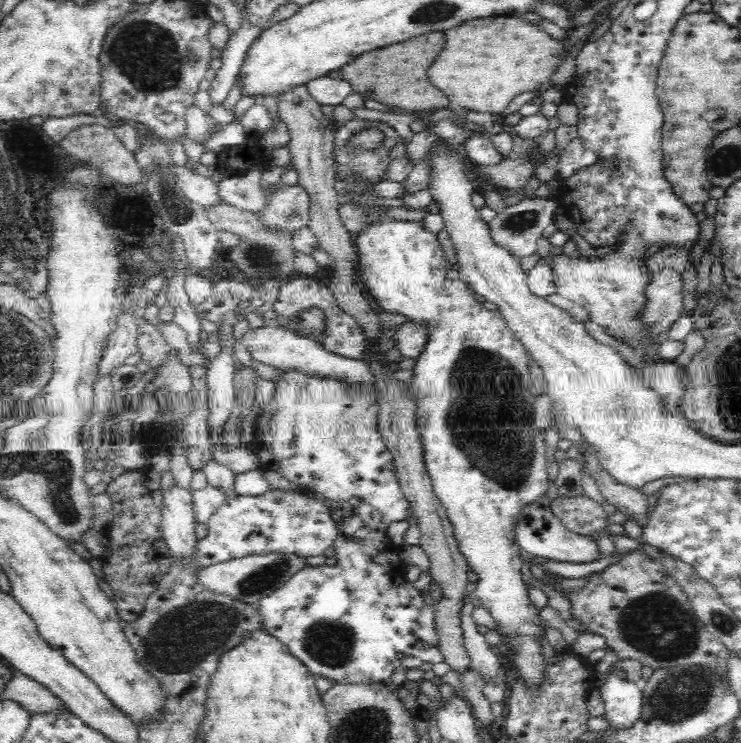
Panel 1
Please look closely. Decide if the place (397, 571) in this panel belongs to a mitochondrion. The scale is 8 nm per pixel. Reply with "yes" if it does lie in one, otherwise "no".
no

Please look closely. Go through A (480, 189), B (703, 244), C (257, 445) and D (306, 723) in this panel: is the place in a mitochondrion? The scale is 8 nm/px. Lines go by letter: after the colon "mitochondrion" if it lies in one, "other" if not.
A: other
B: other
C: other
D: other

